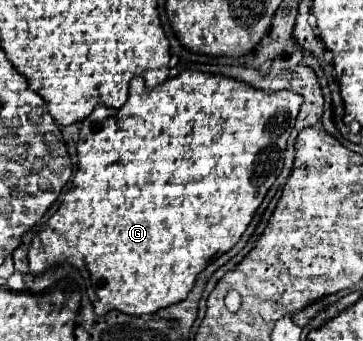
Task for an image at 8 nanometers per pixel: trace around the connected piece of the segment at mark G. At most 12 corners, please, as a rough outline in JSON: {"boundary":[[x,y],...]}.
{"boundary":[[184,70],[82,120],[32,240],[98,316],[240,240],[300,106]]}

